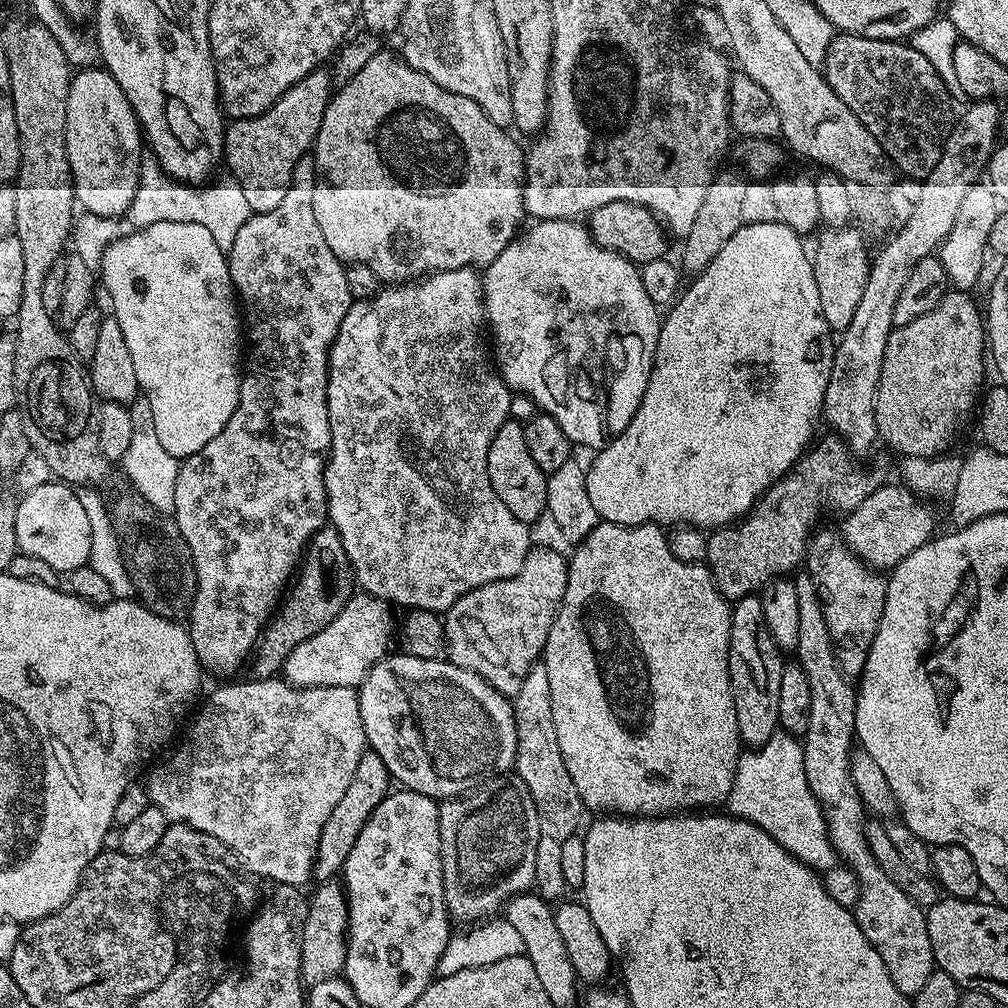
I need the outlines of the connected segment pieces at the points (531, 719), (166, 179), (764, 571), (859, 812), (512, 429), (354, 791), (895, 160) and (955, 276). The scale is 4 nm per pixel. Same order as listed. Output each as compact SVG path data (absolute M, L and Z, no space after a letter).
M538 662L526 674L522 686L512 700L514 726L518 734L515 775L526 782L530 798L538 810L538 854L534 854L535 891L549 902L556 902L566 892L568 883L562 878L562 846L566 838L577 835L580 819L586 815L584 799L578 794L578 786L562 762L562 750L558 750L558 734L554 734L554 710L550 702L550 678L546 666Z
M141 155L138 190L134 194L134 202L130 202L126 220L132 223L133 229L154 226L154 222L198 222L198 226L206 226L206 230L214 234L214 242L218 242L220 249L227 254L234 246L234 238L237 237L238 230L246 226L246 222L254 213L246 203L242 186L238 186L236 180L231 178L215 180L203 186L193 186L173 180L160 169L155 156Z
M827 435L821 440L819 437L781 480L765 490L747 516L708 532L706 563L718 590L728 601L759 593L772 579L787 577L805 563L808 542L814 535L823 504L837 508L840 514L850 513L885 483L882 469L863 468L843 438Z
M807 574L797 575L795 581L798 590L798 646L794 649L794 656L806 670L806 678L810 681L810 726L802 737L806 779L824 811L829 842L843 863L854 870L860 883L860 897L854 909L858 926L862 934L866 934L870 946L878 950L878 958L886 962L894 986L911 998L922 990L926 978L930 978L934 970L926 912L909 896L902 894L900 887L885 874L882 866L878 866L874 854L870 854L864 833L866 809L850 776L856 740L856 688L840 669L834 654L830 626L826 626L826 614L822 614L816 584Z
M509 418L494 434L494 442L490 442L488 455L488 473L490 486L494 486L494 494L502 498L502 503L510 509L510 514L524 524L535 525L540 515L544 516L547 509L547 475L538 470L534 457L526 446L526 434L521 421Z
M365 750L350 786L346 786L342 799L334 805L334 810L330 810L330 818L326 818L322 834L318 834L316 861L312 863L313 881L331 880L343 869L346 858L350 858L350 850L354 850L354 842L358 842L358 834L362 834L362 826L366 826L370 814L374 814L374 810L383 802L389 791L390 777L386 762L382 762L376 752Z
M836 34L824 56L822 71L834 94L874 134L901 177L921 181L938 166L950 127L949 89L926 54L908 42Z
M977 182L966 190L962 197L954 226L938 249L938 259L948 275L948 283L956 290L972 290L980 280L980 271L984 268L984 256L988 252L988 235L994 227L994 218L1002 210L1002 204L987 183Z

